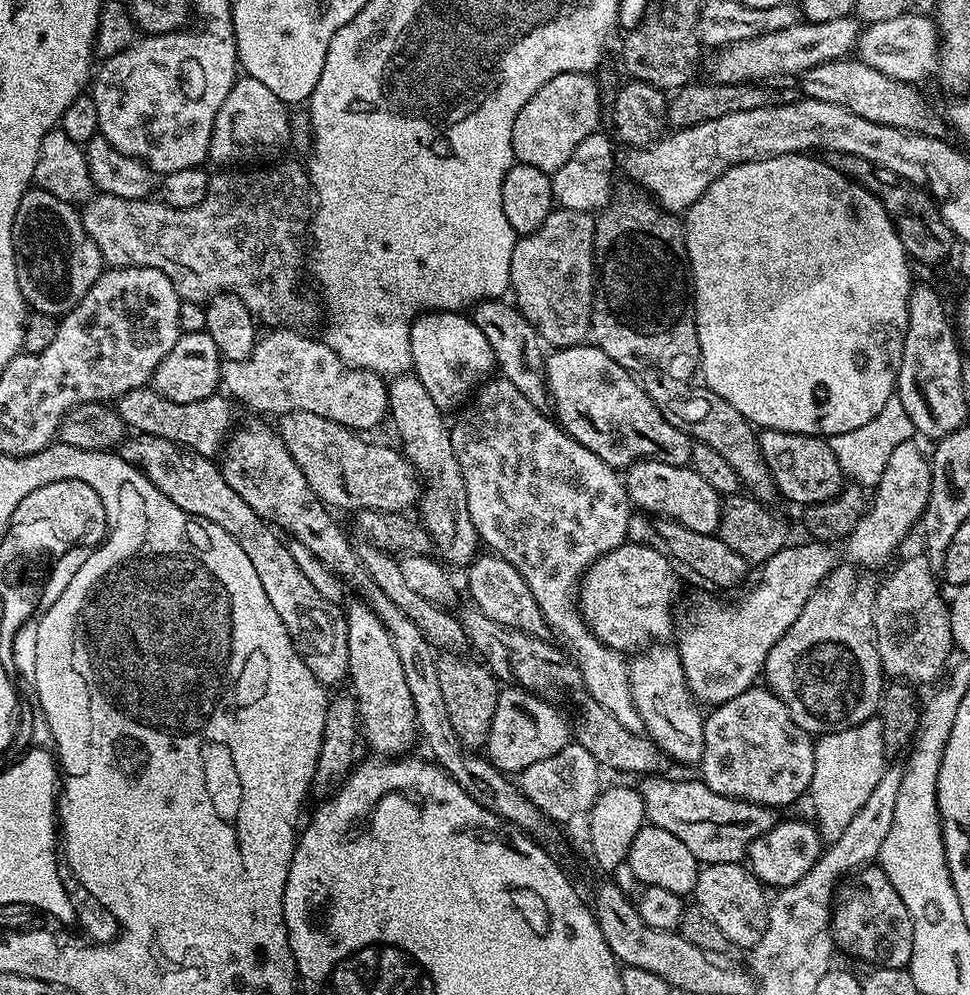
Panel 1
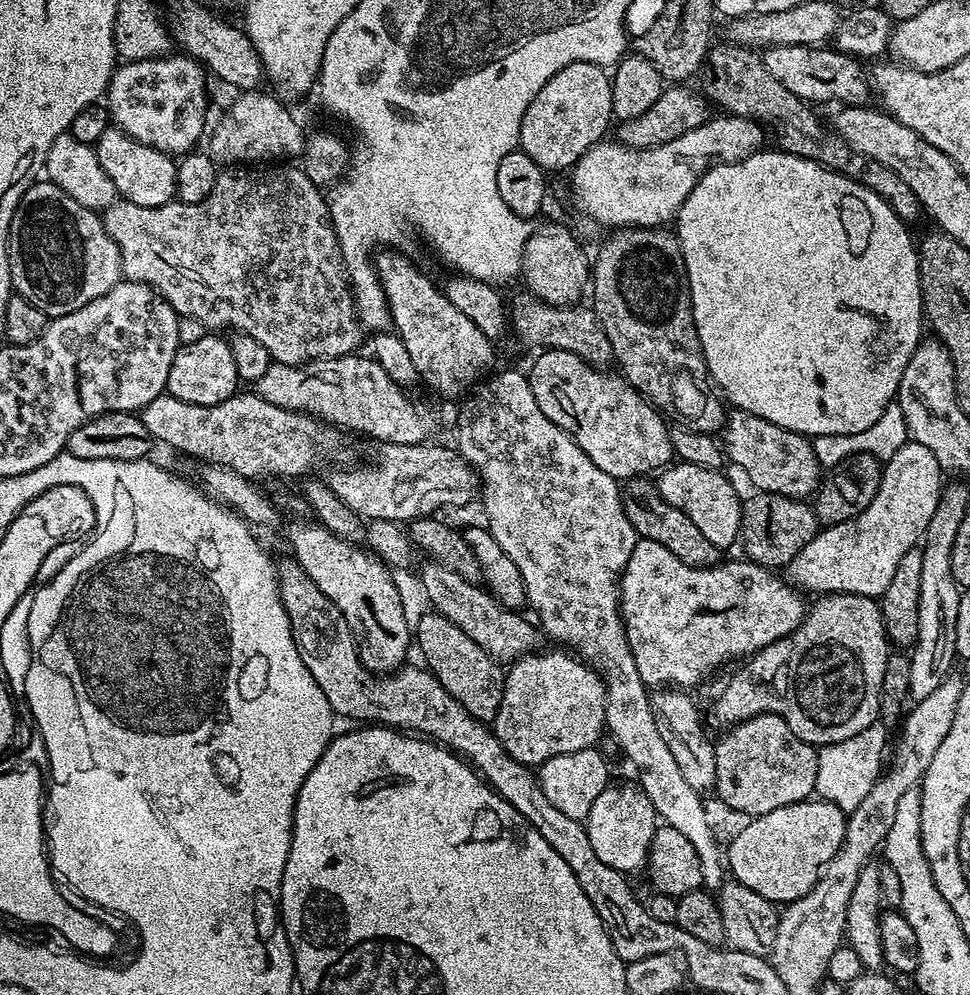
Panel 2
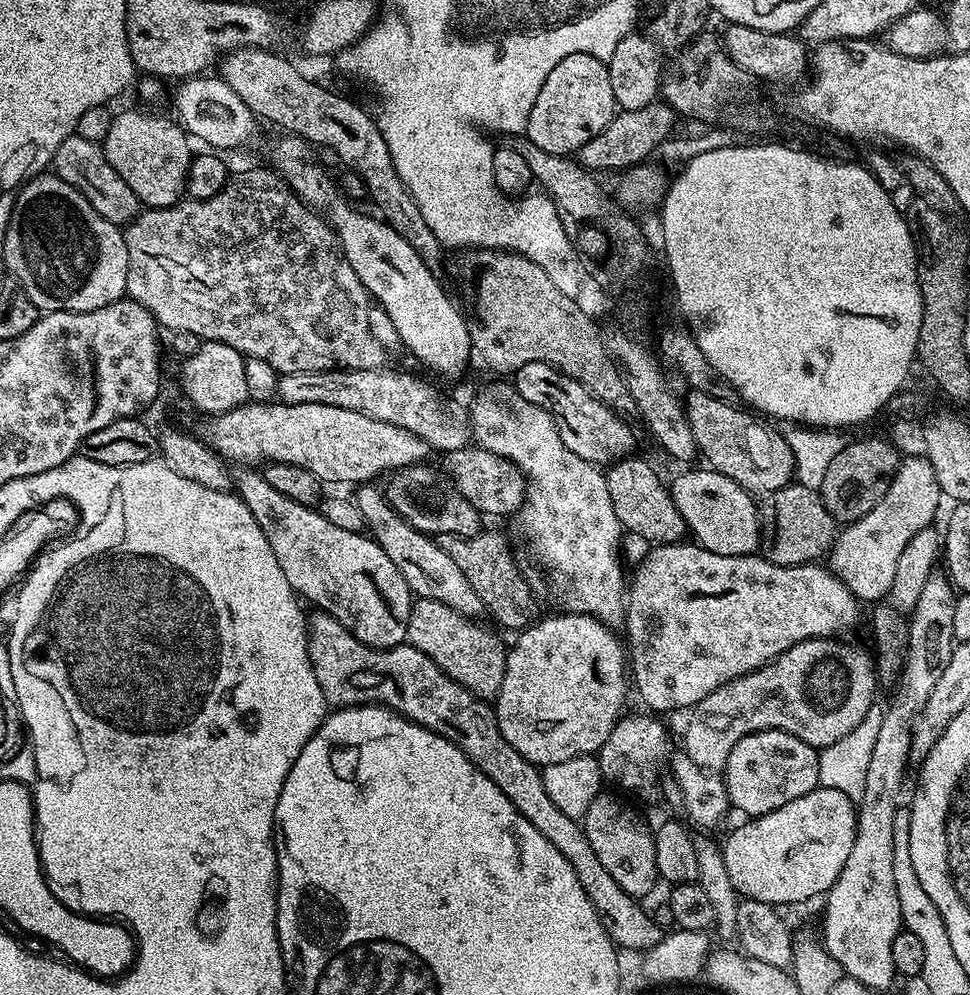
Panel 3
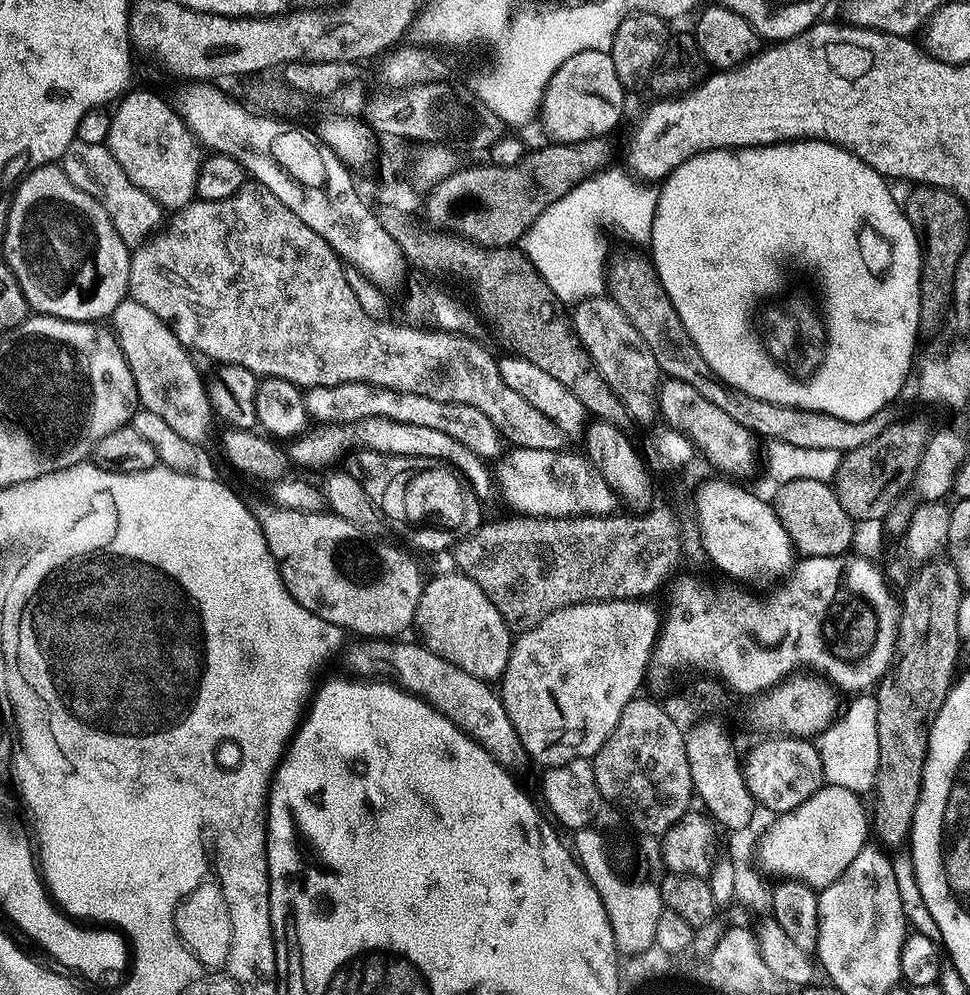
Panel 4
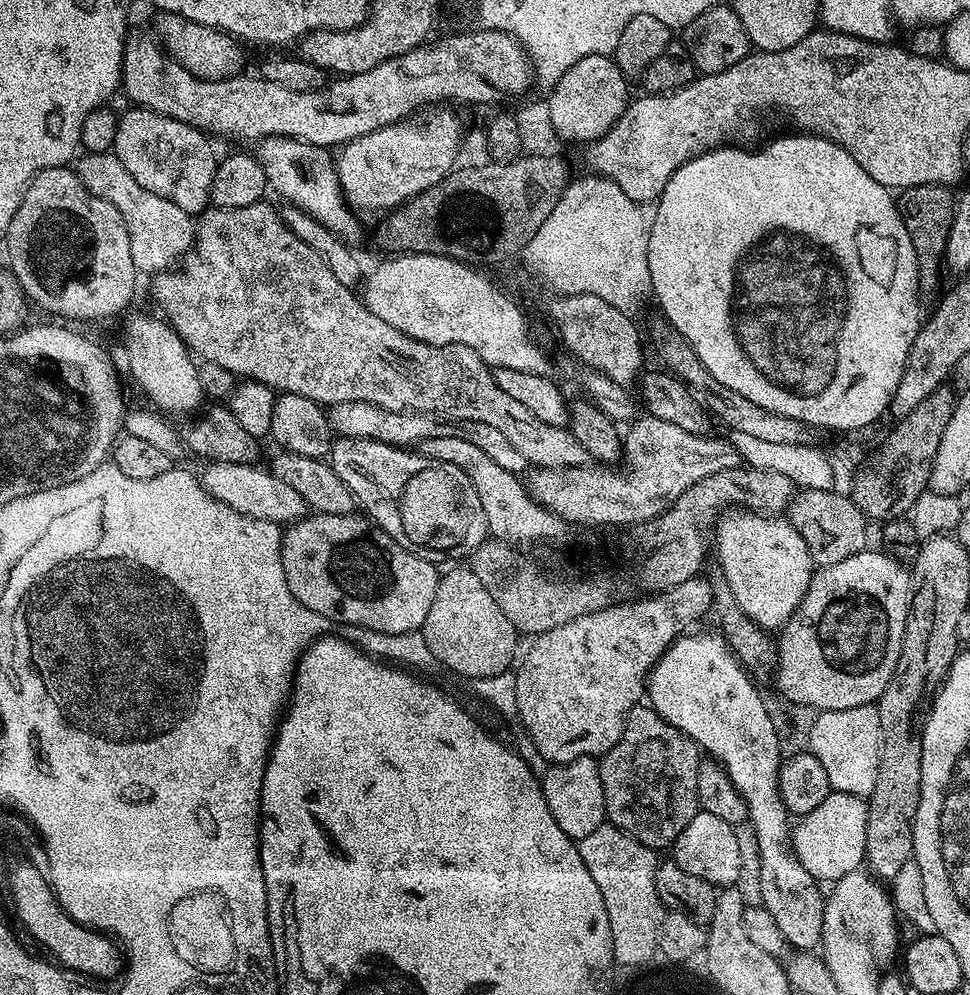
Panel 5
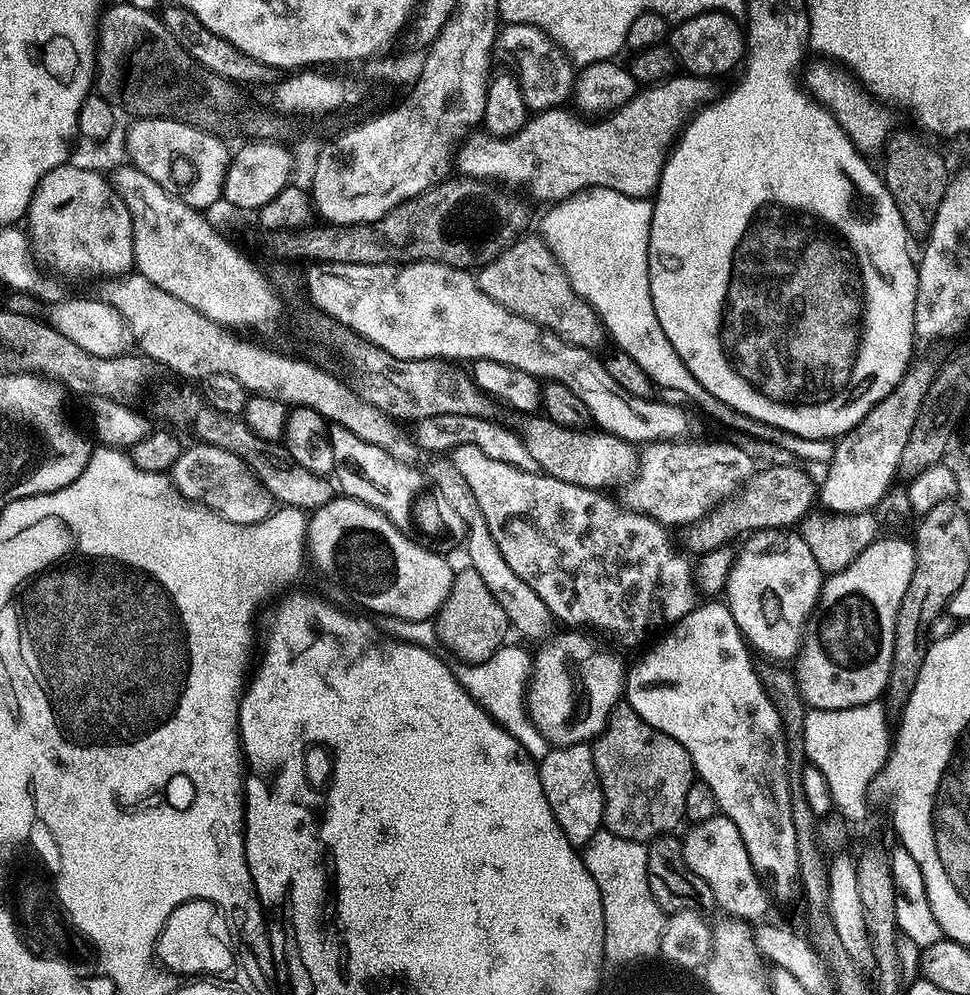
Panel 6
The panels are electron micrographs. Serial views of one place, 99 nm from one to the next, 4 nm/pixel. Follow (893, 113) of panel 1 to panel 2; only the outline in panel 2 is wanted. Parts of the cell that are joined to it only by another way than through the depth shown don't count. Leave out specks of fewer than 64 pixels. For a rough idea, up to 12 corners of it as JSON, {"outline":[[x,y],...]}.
{"outline":[[835,47],[763,49],[762,63],[809,105],[864,106],[865,65]]}

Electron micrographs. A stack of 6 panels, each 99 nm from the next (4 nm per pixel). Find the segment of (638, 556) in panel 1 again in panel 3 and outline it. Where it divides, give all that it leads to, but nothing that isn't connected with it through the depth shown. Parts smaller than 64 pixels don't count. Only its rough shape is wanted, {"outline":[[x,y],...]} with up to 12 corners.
{"outline":[[657,544],[634,692],[690,710],[862,604],[819,563]]}

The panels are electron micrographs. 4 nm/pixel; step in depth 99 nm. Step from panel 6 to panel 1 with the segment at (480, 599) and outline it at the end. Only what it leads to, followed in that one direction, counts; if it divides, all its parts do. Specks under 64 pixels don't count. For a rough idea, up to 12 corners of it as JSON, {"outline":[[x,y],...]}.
{"outline":[[441,655],[438,682],[464,748],[488,743],[502,688],[487,664]]}

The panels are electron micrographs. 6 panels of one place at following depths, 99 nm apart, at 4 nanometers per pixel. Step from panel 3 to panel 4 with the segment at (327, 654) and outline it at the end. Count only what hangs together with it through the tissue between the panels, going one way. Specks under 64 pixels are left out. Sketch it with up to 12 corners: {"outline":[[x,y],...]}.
{"outline":[[372,638],[345,664],[393,680],[509,771],[528,755],[499,693],[423,644]]}

